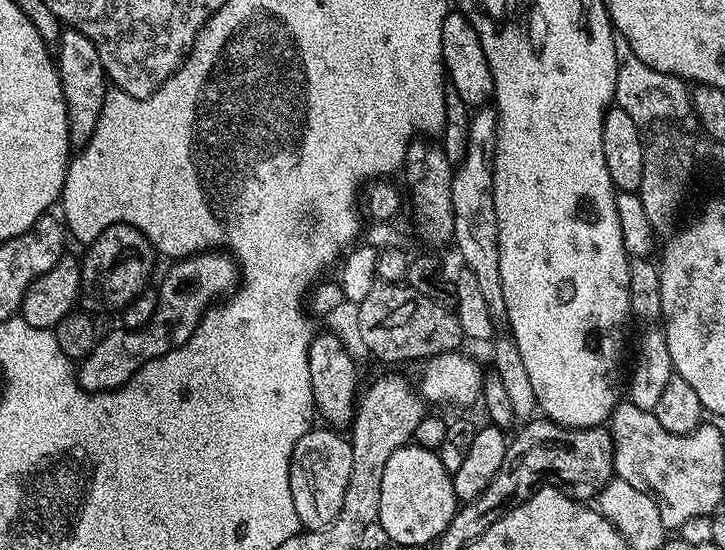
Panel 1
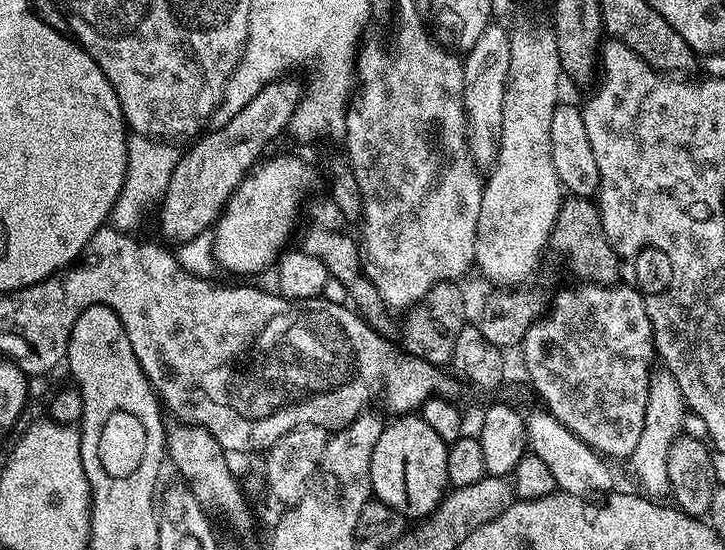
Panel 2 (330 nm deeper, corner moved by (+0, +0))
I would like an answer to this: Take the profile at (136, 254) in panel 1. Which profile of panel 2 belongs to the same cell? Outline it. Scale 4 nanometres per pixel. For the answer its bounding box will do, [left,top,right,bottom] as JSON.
[158,79,302,245]

